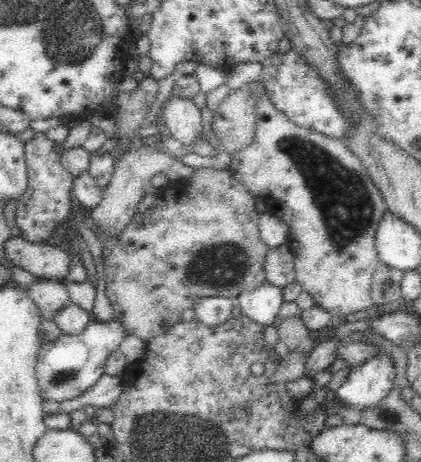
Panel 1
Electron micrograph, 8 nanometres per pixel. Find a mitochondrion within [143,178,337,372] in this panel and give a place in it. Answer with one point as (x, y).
(221, 265)

